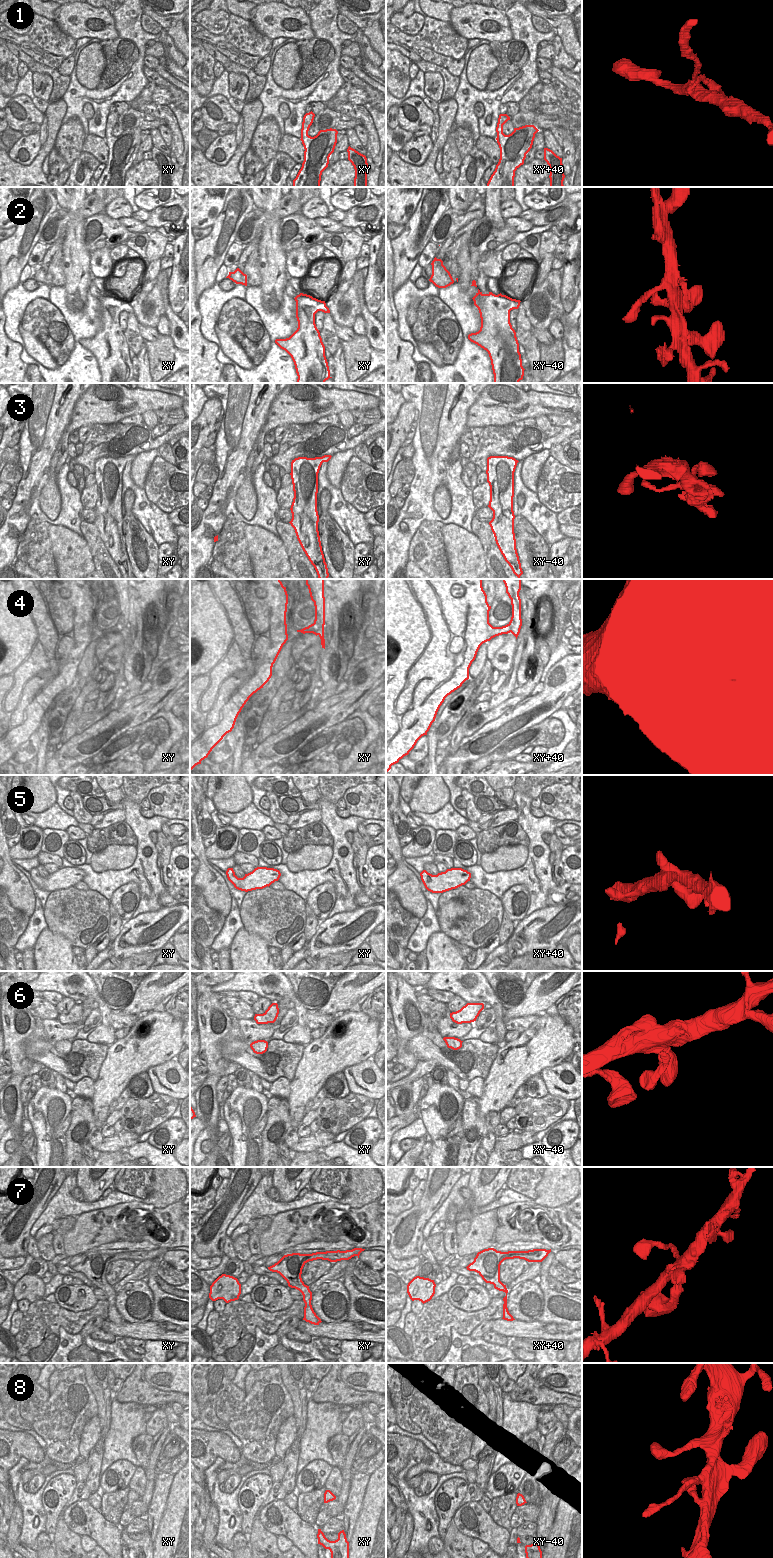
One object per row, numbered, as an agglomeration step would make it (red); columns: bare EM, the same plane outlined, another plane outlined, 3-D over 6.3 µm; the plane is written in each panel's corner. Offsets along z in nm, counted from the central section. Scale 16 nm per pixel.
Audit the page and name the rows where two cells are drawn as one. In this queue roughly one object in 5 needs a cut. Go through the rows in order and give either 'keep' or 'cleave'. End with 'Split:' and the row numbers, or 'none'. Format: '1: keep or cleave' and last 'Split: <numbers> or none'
1: cleave
2: keep
3: keep
4: cleave
5: keep
6: keep
7: cleave
8: keep
Split: 1, 4, 7

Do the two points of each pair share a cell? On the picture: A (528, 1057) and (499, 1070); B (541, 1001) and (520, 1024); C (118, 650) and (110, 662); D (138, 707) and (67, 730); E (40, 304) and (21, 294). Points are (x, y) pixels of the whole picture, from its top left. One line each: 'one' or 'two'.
A: one
B: two
C: one
D: two
E: two

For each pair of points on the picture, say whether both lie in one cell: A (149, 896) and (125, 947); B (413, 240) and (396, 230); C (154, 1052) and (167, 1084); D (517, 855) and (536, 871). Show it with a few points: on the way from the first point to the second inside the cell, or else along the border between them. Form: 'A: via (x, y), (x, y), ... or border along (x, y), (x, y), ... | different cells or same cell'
A: border along (162, 907), (154, 911), (141, 912), (131, 918) | different cells
B: border along (404, 225), (404, 230), (396, 238) | different cells
C: border along (177, 1058), (171, 1058), (151, 1066), (146, 1071) | different cells
D: border along (528, 848), (528, 857), (522, 865), (503, 871) | different cells

